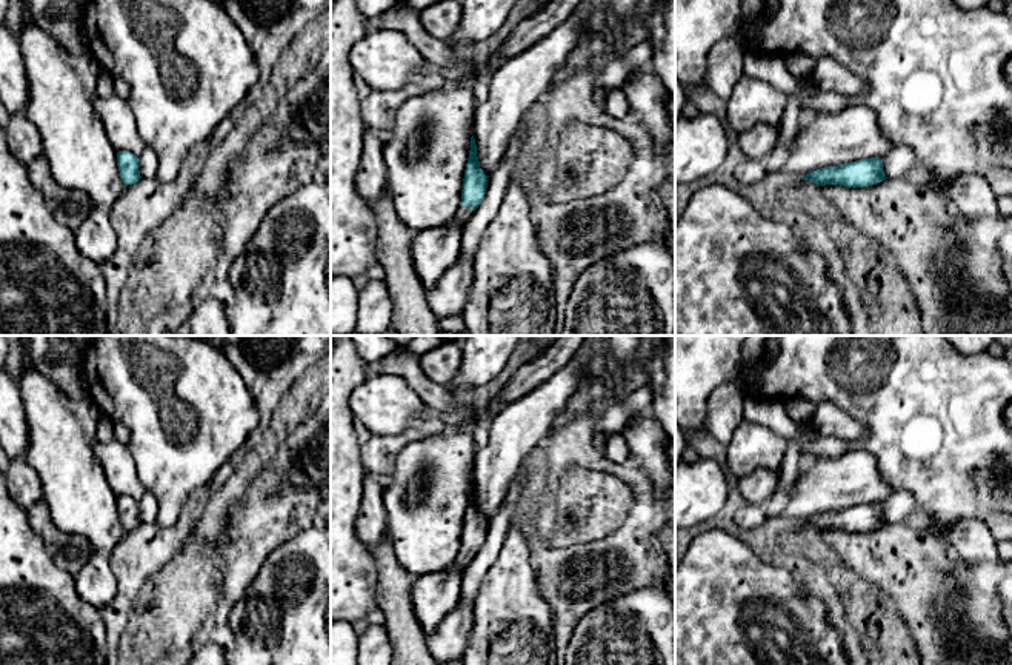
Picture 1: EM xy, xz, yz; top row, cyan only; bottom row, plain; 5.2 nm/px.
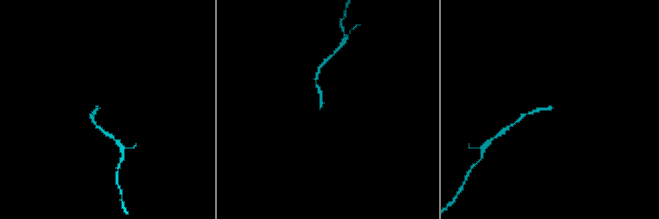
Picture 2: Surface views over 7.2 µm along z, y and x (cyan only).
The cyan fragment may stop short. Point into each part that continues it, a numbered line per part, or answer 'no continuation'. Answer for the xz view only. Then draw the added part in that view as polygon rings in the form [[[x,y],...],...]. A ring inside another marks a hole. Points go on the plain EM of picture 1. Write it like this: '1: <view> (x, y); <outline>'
1: xz (436, 594); [[[460,551],[449,570],[429,573],[414,582],[411,597],[426,637],[437,630],[443,617],[460,602],[461,574],[472,557],[469,551]]]

